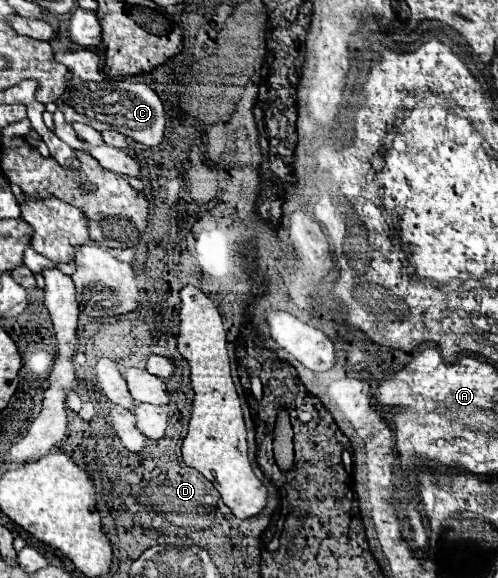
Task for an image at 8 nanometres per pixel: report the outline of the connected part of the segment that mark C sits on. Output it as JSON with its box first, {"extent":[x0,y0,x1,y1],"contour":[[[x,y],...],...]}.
{"extent":[55,50,165,146],"contour":[[[75,50],[67,54],[55,54],[55,60],[65,64],[73,72],[71,86],[57,100],[57,108],[65,114],[69,124],[89,124],[97,132],[117,130],[145,146],[159,146],[165,138],[165,108],[161,98],[147,84],[133,80],[111,80],[103,72],[103,60],[97,52]]]}

